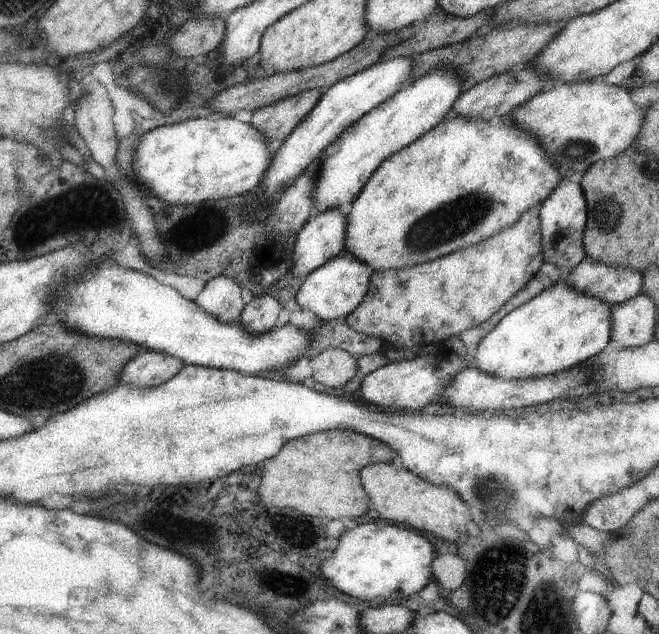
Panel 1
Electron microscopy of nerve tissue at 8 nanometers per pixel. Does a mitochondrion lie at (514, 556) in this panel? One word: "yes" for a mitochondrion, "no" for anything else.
yes

